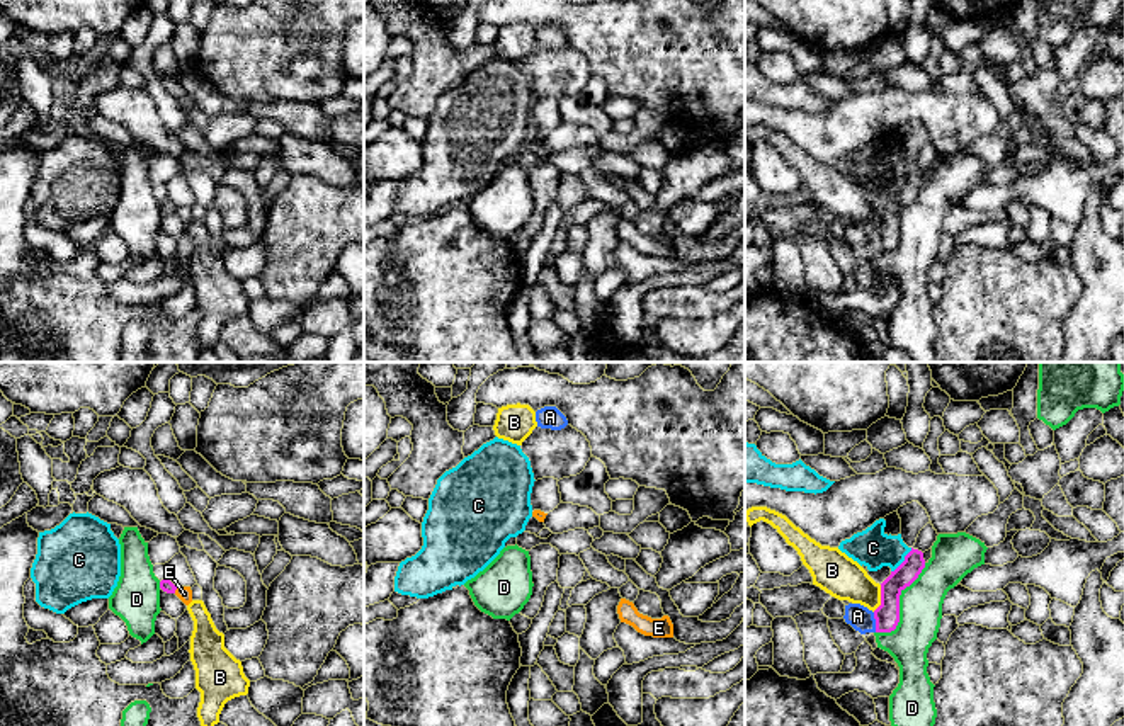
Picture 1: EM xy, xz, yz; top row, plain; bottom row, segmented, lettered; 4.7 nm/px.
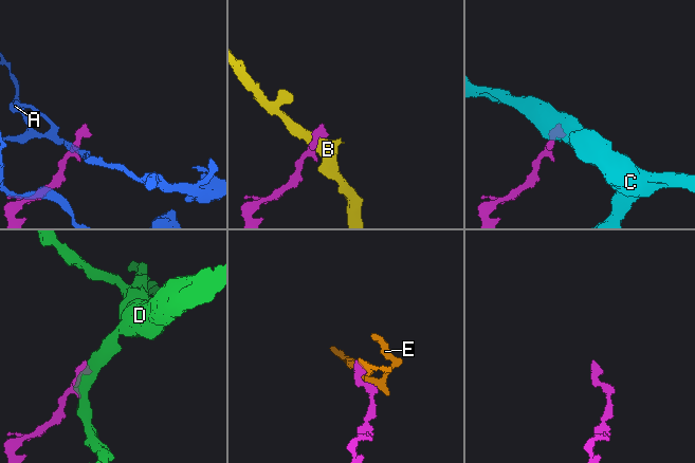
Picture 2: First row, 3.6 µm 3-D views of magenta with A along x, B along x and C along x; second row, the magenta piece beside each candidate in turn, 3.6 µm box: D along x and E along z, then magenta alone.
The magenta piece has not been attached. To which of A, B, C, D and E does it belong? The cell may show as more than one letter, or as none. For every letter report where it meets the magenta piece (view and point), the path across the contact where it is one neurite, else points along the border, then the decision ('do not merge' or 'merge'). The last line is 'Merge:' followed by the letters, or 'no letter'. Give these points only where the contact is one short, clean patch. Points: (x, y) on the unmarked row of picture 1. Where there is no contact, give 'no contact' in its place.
A: yz (876, 242) | along yz (873, 232), (876, 250) | do not merge
B: yz (881, 218) | along yz (881, 204), (881, 221), (873, 230) | do not merge
C: yz (905, 179) | do not merge
D: yz (898, 225) | along yz (925, 182), (900, 215), (898, 243), (876, 252) | do not merge
E: xy (175, 208) | along xy (177, 208), (174, 211) | do not merge
Merge: no letter

